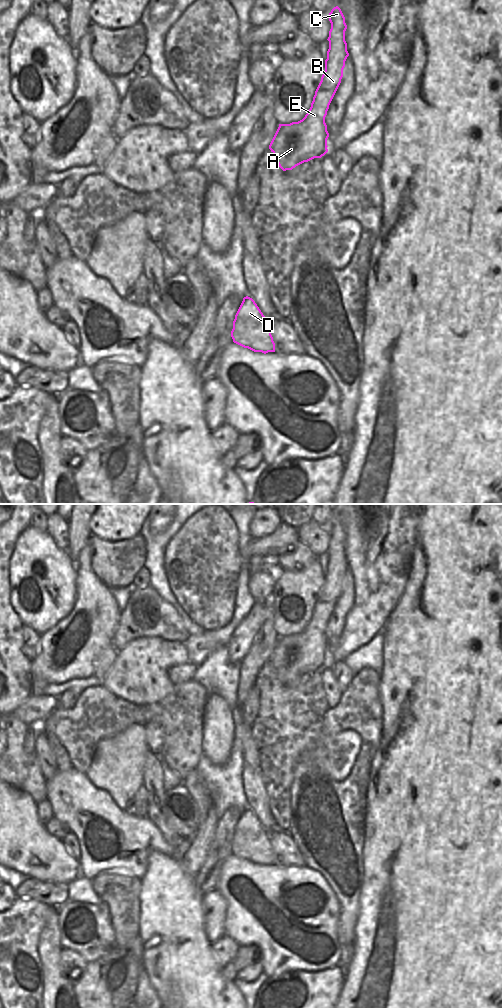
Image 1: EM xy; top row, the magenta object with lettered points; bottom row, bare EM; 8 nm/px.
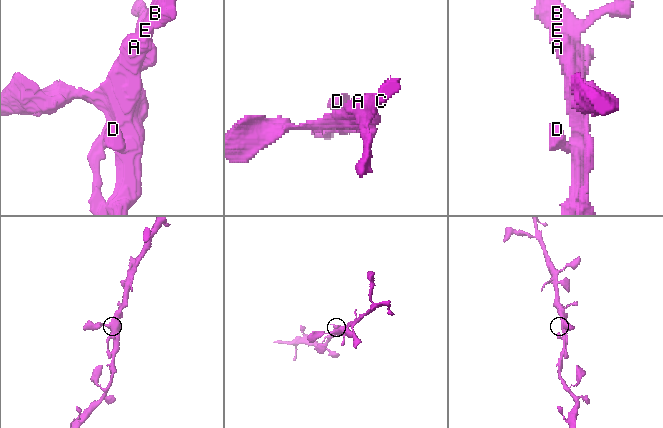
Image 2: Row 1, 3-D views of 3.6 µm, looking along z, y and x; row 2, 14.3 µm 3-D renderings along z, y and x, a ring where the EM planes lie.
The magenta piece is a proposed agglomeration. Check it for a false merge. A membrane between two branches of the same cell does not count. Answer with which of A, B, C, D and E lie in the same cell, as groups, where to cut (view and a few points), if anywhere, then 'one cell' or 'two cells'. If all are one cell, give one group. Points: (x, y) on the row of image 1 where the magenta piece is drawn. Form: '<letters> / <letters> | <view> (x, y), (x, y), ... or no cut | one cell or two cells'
A B C D E | no cut | one cell

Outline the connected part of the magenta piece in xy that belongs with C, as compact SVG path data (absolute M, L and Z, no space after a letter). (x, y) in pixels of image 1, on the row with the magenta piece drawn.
M336 6L329 13L329 49L325 60L325 71L315 91L311 107L305 117L290 124L279 124L269 145L279 167L292 170L327 152L329 133L325 117L329 105L341 83L345 61L349 56L345 31L347 25L341 9Z

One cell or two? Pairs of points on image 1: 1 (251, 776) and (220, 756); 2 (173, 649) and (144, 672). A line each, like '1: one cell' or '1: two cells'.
1: two cells
2: one cell

